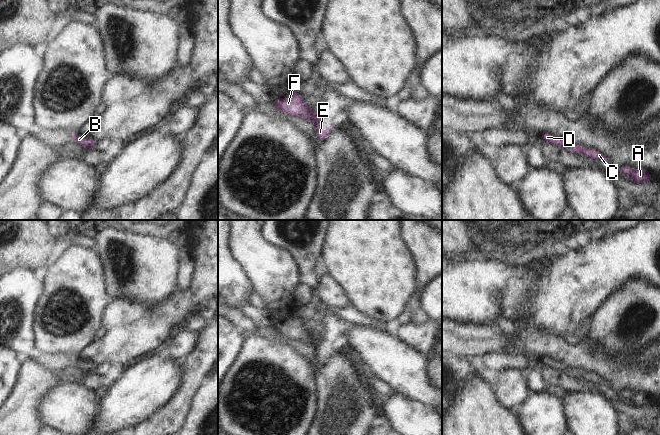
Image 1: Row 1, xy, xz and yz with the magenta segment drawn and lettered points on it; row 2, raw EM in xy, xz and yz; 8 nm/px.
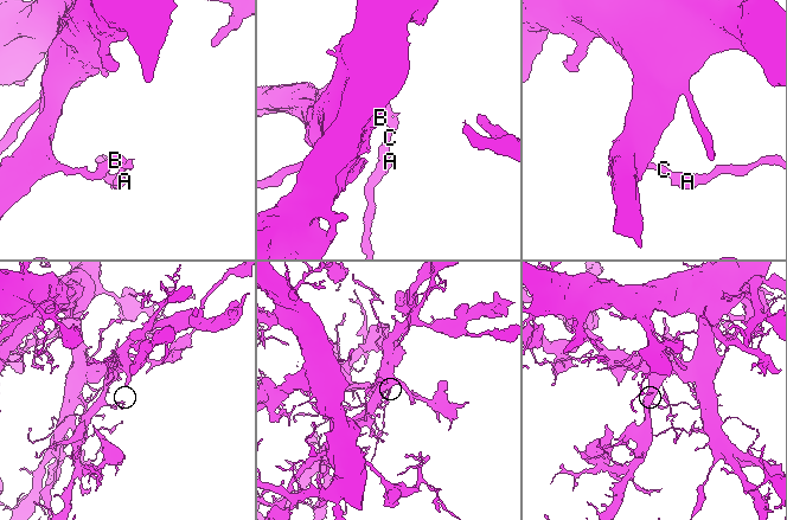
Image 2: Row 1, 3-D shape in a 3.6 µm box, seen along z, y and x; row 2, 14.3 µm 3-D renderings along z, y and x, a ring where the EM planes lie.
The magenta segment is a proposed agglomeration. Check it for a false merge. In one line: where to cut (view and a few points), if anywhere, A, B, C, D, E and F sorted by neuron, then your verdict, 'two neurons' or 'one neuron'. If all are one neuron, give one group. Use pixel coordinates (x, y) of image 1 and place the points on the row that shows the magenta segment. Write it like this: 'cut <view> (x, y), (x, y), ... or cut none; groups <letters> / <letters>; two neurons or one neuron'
cut xz (318, 119), (314, 123); groups A C E / B D F; two neurons

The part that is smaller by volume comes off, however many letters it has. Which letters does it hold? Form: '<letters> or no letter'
A, C, E

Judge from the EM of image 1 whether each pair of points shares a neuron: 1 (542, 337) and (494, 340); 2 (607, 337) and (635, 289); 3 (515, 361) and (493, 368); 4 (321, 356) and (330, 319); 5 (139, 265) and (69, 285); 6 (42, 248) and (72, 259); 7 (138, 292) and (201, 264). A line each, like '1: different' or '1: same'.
1: same
2: same
3: same
4: same
5: different
6: different
7: different

